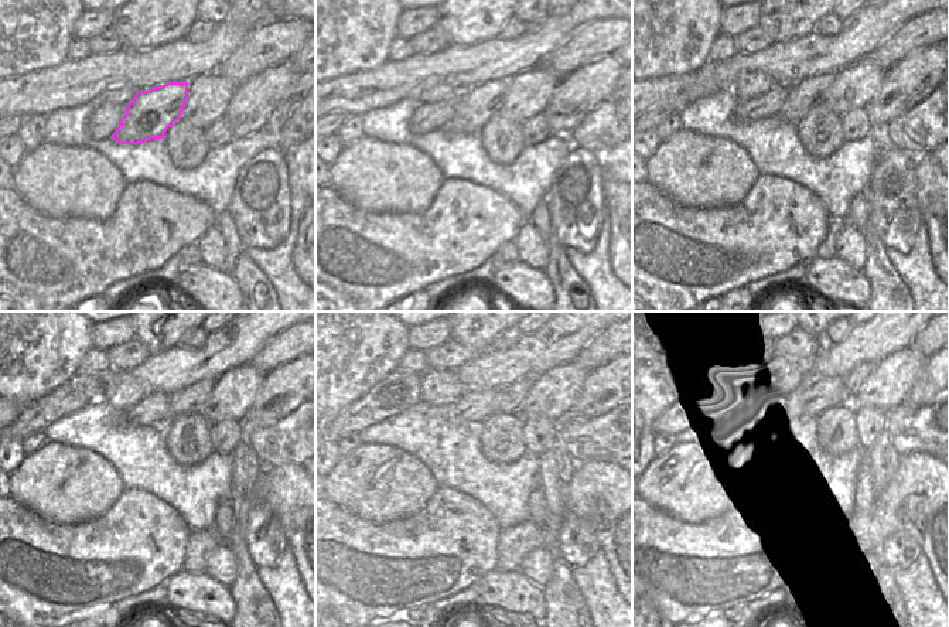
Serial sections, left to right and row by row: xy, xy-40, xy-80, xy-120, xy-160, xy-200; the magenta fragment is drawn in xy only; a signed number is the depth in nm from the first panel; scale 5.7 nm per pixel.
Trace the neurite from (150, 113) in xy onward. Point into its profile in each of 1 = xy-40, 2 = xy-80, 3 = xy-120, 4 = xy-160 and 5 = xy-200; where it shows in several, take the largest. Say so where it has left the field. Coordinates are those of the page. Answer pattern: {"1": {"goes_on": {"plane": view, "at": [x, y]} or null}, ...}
{"1": {"goes_on": {"plane": "xy-40", "at": [474, 106]}}, "2": {"goes_on": {"plane": "xy-80", "at": [801, 96]}}, "3": {"goes_on": {"plane": "xy-120", "at": [190, 401]}}, "4": {"goes_on": {"plane": "xy-160", "at": [508, 399]}}, "5": {"goes_on": {"plane": "xy-200", "at": [852, 381]}}}

